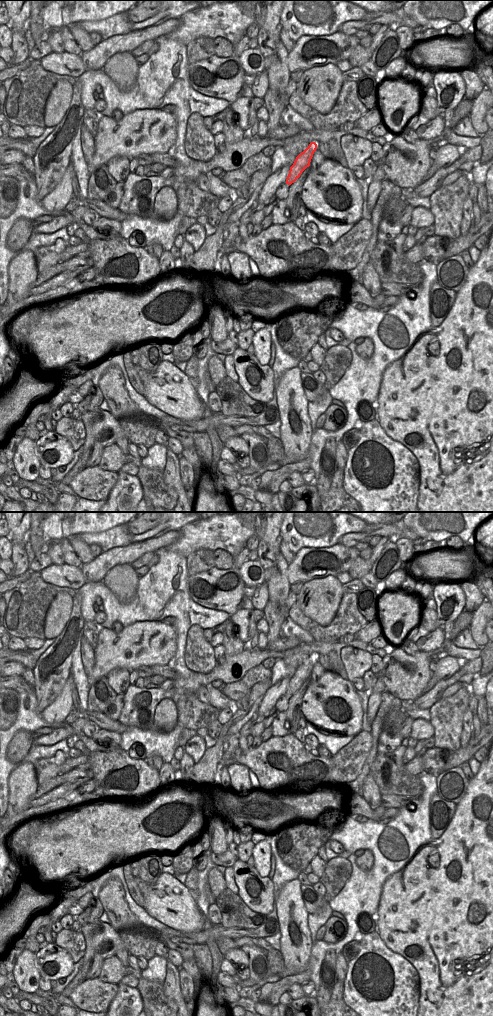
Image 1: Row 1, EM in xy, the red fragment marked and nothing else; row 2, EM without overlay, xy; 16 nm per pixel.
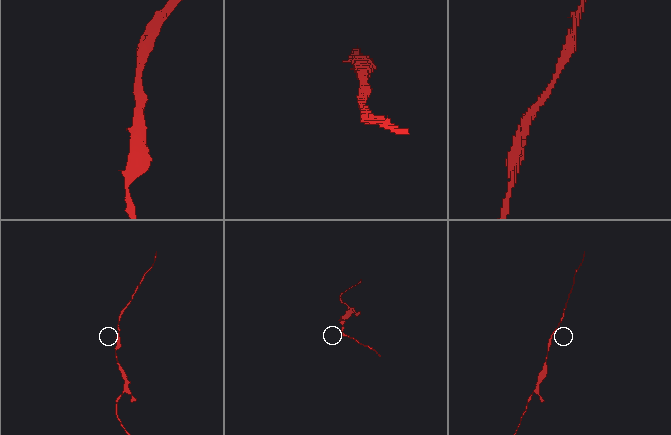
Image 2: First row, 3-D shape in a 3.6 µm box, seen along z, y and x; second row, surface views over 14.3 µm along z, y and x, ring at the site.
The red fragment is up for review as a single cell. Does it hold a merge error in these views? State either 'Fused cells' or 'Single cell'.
Single cell

